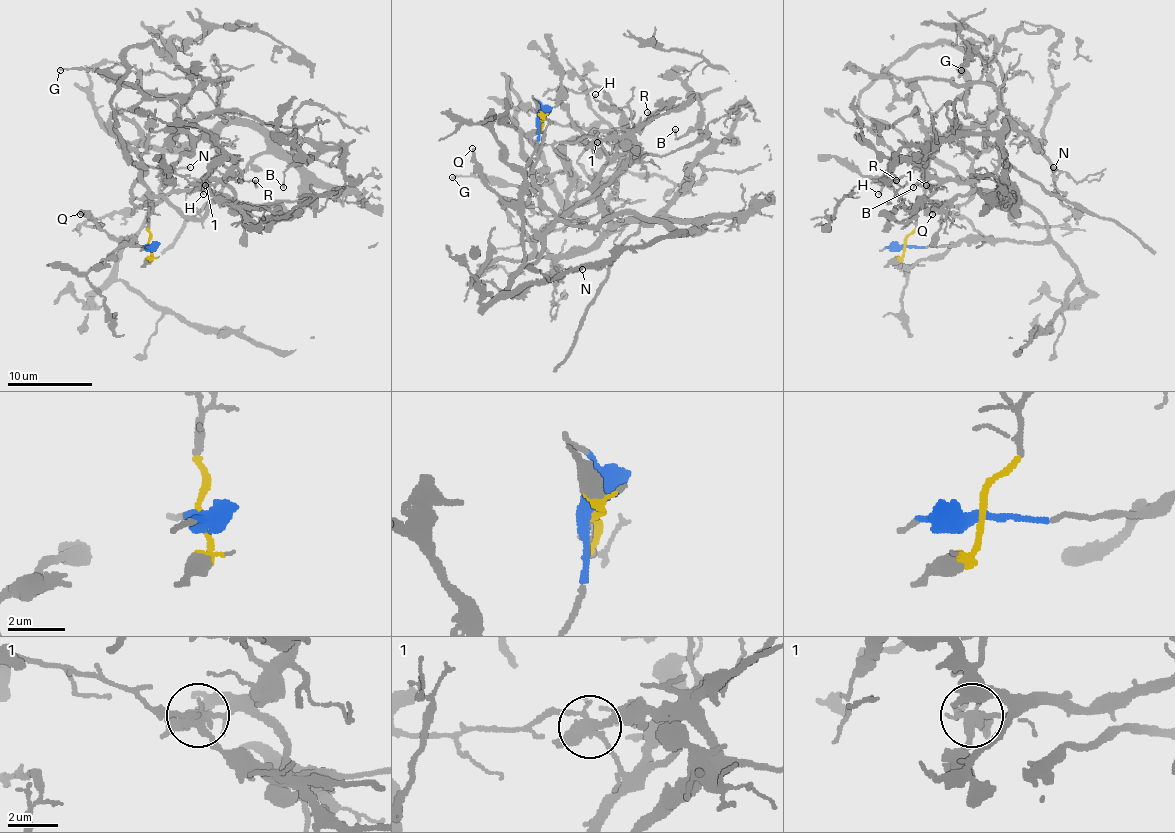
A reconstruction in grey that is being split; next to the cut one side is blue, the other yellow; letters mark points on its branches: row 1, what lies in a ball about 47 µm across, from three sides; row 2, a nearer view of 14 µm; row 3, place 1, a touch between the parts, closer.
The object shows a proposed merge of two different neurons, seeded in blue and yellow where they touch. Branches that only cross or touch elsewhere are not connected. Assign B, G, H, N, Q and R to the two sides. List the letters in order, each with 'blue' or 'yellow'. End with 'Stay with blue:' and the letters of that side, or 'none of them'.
B: yellow
G: yellow
H: yellow
N: yellow
Q: blue
R: yellow
Stay with blue: Q

